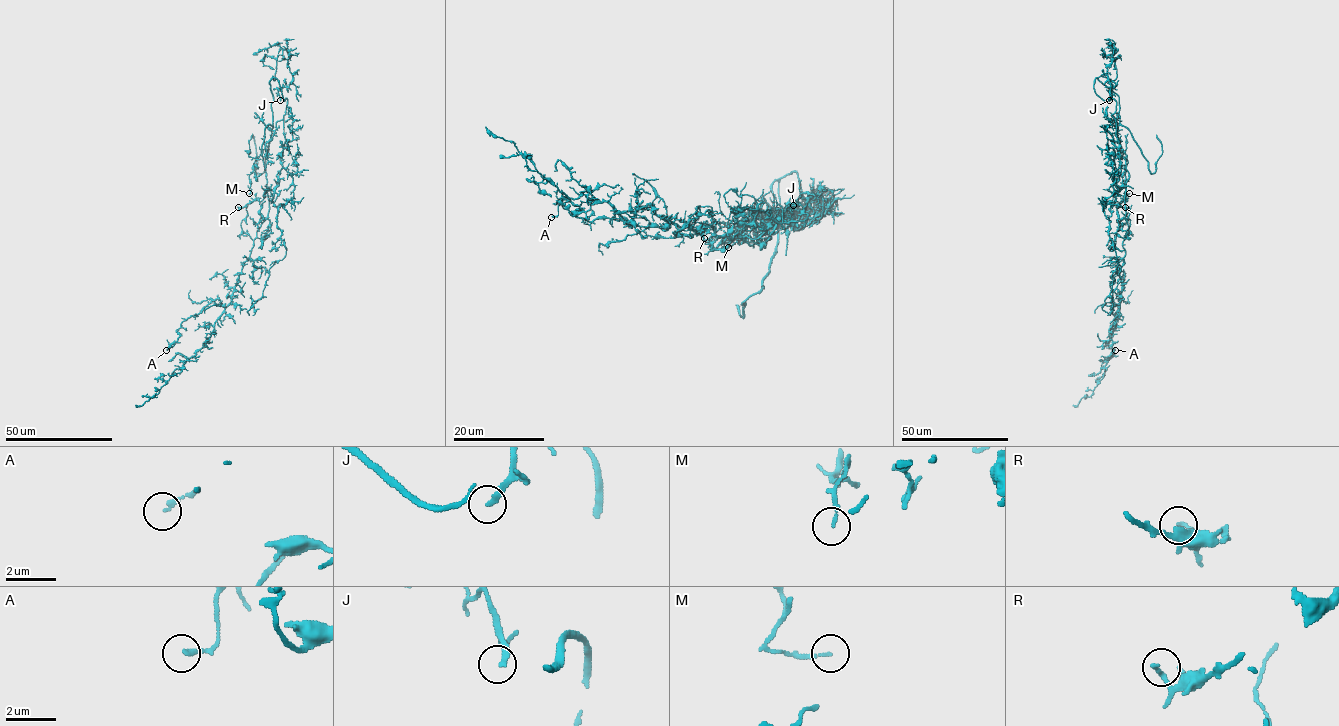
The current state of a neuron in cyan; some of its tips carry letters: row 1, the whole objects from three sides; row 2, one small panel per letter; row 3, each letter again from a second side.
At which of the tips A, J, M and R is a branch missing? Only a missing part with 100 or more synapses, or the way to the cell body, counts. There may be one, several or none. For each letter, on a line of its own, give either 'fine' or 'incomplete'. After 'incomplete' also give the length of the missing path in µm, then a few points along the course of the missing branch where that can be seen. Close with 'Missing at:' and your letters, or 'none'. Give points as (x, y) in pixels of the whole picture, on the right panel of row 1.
A: fine
J: fine
M: fine
R: fine
Missing at: none

